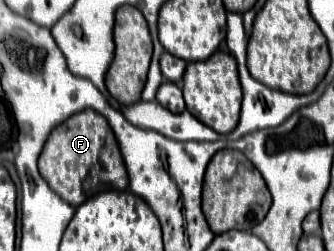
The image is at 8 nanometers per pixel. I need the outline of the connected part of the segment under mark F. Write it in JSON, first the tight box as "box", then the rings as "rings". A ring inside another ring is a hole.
{"box":[39,110,129,208],"rings":[[[95,110],[77,112],[65,120],[63,126],[57,126],[51,132],[39,156],[39,172],[49,186],[73,208],[81,206],[95,192],[125,190],[129,186],[129,176],[117,138],[109,122]]]}

